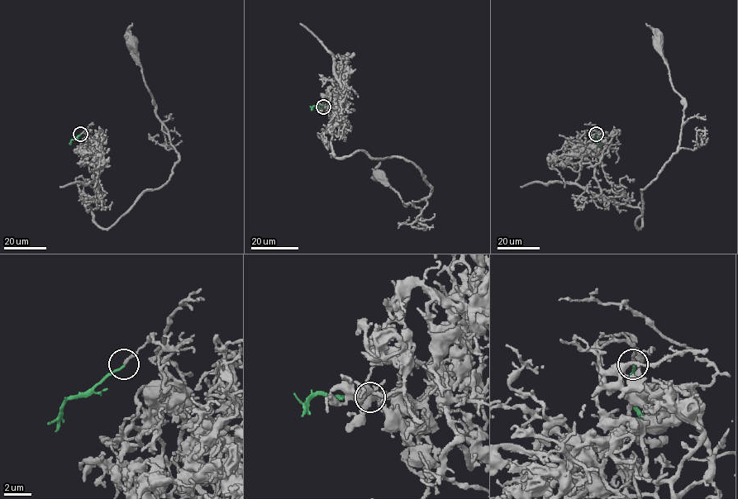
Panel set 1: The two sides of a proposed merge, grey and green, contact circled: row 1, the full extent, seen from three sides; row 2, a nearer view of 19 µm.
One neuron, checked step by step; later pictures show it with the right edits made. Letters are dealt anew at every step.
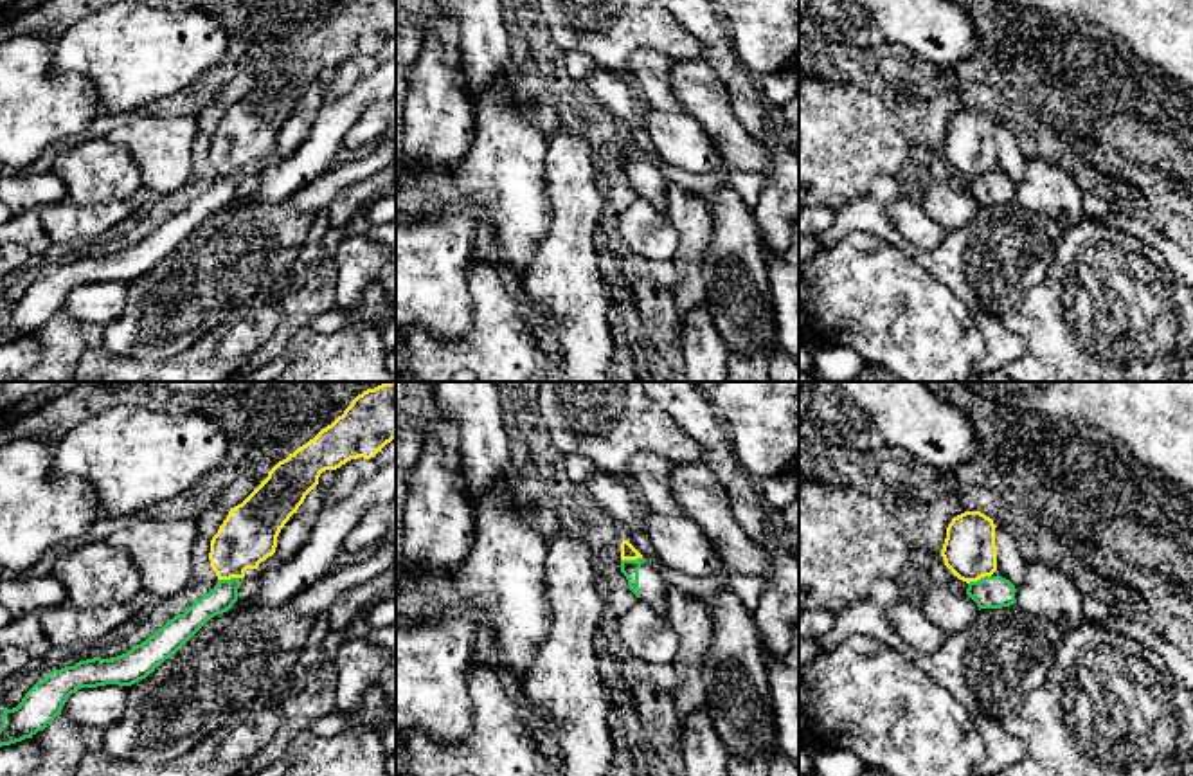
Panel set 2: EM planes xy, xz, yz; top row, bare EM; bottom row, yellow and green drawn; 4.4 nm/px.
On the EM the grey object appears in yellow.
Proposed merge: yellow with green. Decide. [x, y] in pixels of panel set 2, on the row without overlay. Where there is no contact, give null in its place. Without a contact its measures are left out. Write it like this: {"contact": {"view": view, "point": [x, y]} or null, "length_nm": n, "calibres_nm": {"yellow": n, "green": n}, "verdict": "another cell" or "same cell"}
{"contact": {"view": "yz", "point": [979, 175]}, "length_nm": 110, "calibres_nm": {"yellow": 240, "green": 140}, "verdict": "another cell"}

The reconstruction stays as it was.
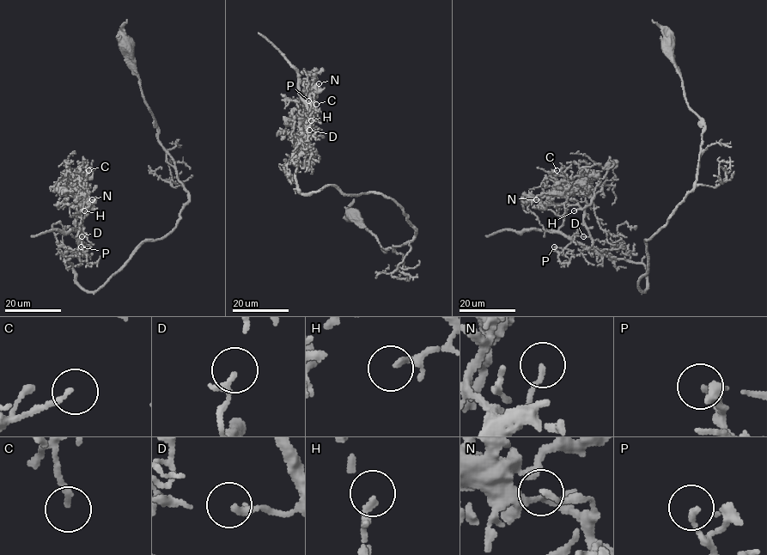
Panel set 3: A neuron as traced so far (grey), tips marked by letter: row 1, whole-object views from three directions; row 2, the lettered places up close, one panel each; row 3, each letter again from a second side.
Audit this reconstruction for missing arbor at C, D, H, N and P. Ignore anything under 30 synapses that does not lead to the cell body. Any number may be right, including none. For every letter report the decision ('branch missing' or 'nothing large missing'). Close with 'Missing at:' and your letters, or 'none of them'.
C: nothing large missing
D: nothing large missing
H: nothing large missing
N: nothing large missing
P: nothing large missing
Missing at: none of them

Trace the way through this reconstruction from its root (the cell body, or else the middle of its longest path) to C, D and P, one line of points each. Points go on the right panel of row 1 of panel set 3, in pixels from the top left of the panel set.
C: (669, 45), (704, 129), (695, 186), (646, 241), (644, 291), (642, 264), (593, 247), (592, 198), (556, 170)
D: (669, 45), (704, 129), (695, 186), (646, 241), (645, 290), (642, 264), (600, 254), (583, 236)
P: (669, 45), (704, 129), (695, 186), (646, 241), (645, 290), (641, 263), (574, 241), (554, 247)

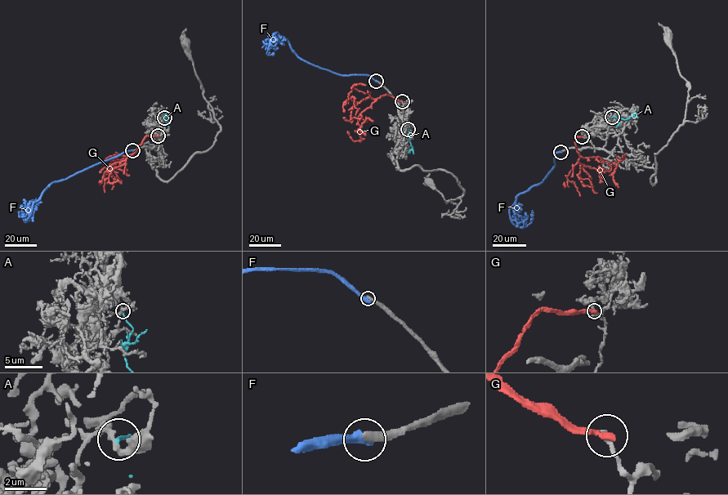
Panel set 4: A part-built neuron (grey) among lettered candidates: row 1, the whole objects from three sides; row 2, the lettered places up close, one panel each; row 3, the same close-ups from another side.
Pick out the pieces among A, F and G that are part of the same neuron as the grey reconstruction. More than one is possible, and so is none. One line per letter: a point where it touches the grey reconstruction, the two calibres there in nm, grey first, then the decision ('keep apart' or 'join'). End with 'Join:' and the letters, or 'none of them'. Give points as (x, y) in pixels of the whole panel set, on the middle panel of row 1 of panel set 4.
A: (408, 129) | 240/180 nm | keep apart
F: (376, 81) | 340/480 nm | keep apart
G: (402, 101) | 260/340 nm | keep apart
Join: none of them

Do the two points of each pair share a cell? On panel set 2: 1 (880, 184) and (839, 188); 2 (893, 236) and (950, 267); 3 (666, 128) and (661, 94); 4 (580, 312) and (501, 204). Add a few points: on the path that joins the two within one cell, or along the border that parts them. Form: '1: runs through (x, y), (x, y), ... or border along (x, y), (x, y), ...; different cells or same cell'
1: border along (898, 175), (879, 175), (861, 198), (837, 211); different cells
2: runs through (907, 247), (925, 260), (936, 261); same cell
3: border along (652, 107), (684, 114); different cells
4: border along (551, 211), (547, 231), (520, 279); different cells

